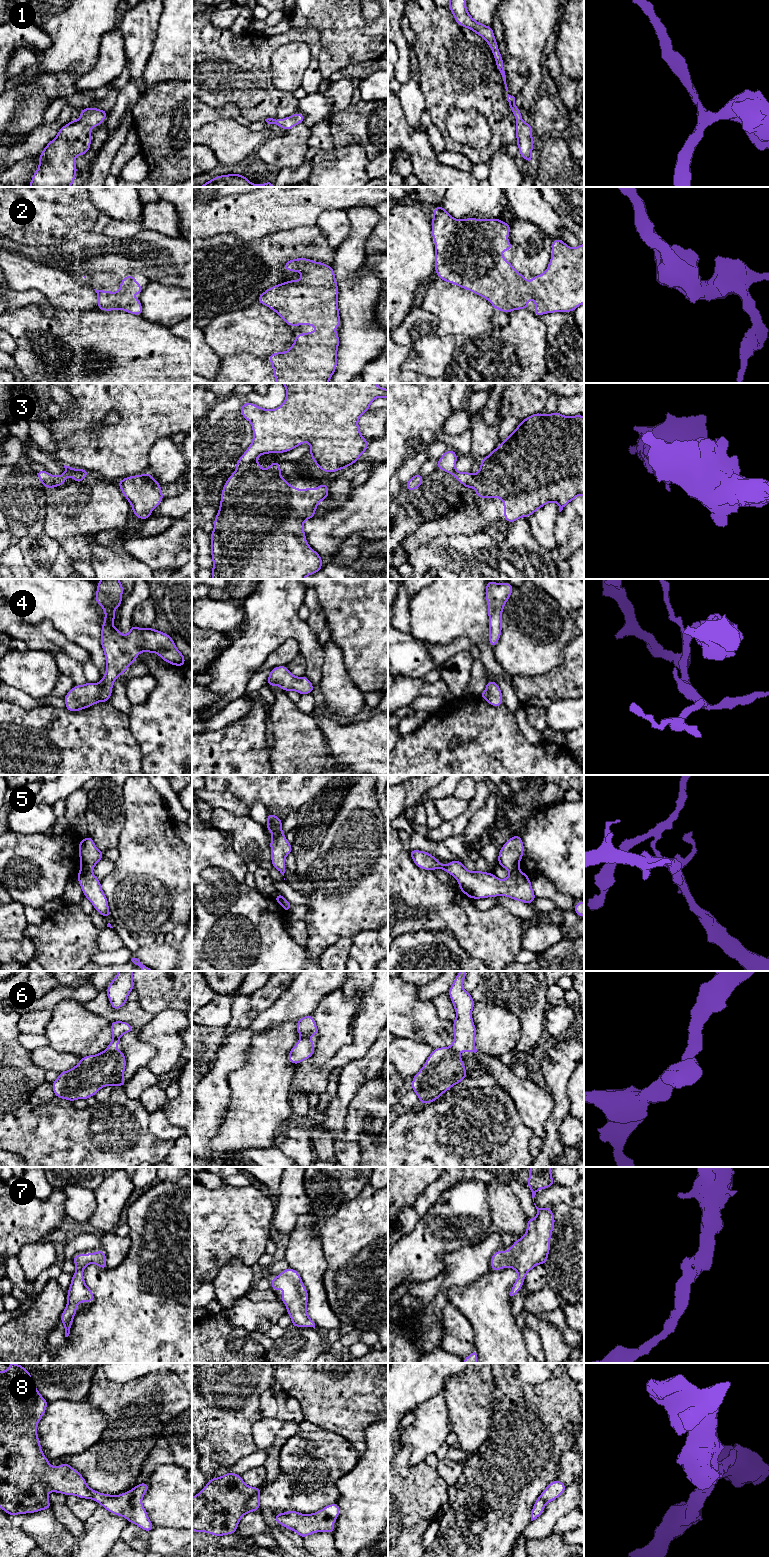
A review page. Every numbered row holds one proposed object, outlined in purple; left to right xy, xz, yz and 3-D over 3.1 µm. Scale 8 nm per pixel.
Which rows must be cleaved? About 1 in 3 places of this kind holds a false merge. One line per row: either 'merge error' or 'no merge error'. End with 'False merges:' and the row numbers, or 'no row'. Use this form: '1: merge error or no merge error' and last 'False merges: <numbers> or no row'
1: no merge error
2: no merge error
3: merge error
4: no merge error
5: merge error
6: no merge error
7: no merge error
8: no merge error
False merges: 3, 5

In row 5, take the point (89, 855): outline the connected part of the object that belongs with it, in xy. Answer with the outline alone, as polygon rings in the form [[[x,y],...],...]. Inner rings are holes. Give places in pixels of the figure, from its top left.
[[[90,836],[80,840],[78,853],[81,863],[80,871],[92,871],[104,856],[104,852],[96,847]]]

